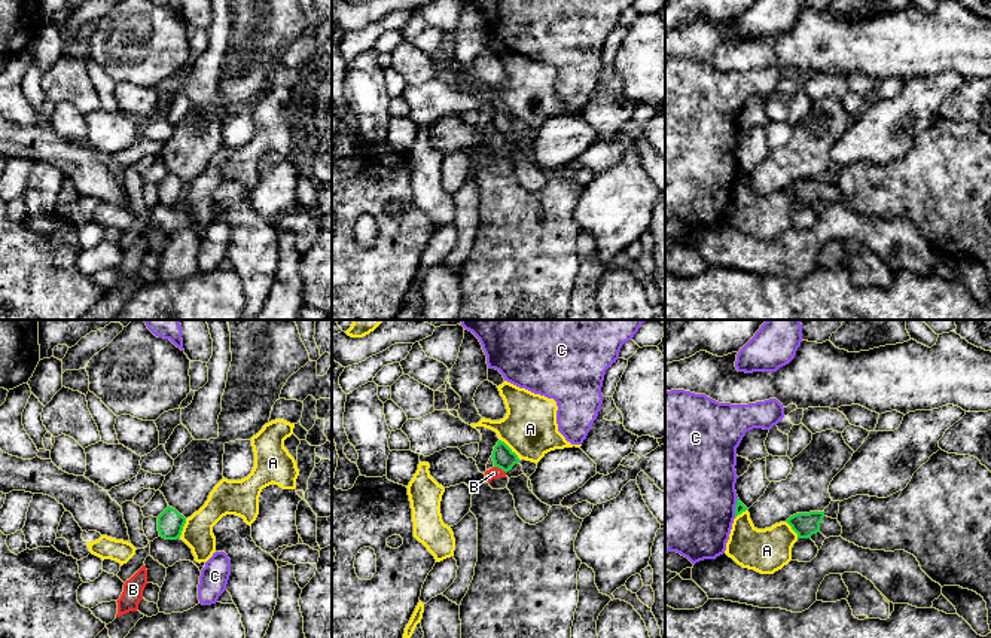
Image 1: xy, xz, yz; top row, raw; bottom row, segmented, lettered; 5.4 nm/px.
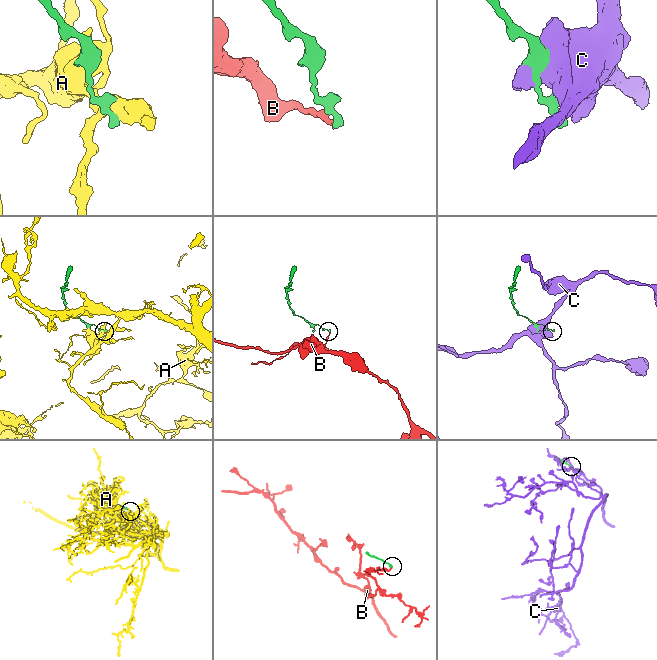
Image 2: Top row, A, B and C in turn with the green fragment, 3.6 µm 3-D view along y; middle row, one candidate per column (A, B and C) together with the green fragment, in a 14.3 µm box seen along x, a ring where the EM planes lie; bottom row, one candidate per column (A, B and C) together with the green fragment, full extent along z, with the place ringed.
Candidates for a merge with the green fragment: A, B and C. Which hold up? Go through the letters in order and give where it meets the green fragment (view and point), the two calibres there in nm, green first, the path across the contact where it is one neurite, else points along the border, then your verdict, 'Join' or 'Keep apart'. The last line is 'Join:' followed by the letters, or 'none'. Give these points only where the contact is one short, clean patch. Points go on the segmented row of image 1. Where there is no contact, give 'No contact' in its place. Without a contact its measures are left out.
A: Touches green at xz (511, 449). Thickness 120 nm (green) against 300 nm. Keep apart
B: Touches green at xz (500, 467). Thickness 120 nm (green) against 60 nm. Boundary: xz (494, 466), (506, 472). Keep apart
C: Touches green at yz (735, 507). Thickness 60 nm (green) against 500 nm. Keep apart
Join: none

